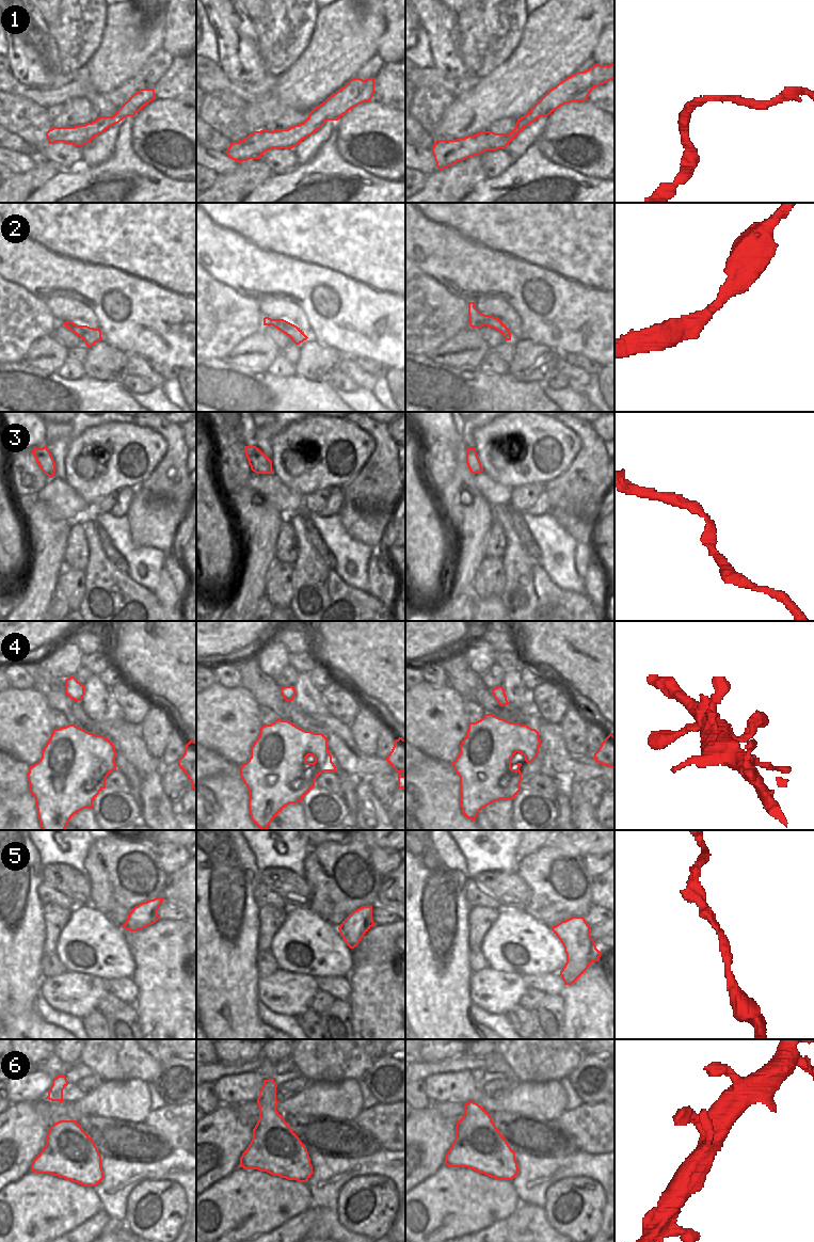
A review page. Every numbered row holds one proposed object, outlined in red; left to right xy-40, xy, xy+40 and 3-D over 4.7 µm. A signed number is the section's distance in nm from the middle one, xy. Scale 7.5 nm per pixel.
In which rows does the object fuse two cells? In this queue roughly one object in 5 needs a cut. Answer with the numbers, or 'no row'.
no row

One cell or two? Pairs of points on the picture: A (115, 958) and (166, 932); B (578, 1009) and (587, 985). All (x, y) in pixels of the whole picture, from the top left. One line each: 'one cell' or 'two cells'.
A: two cells
B: one cell

